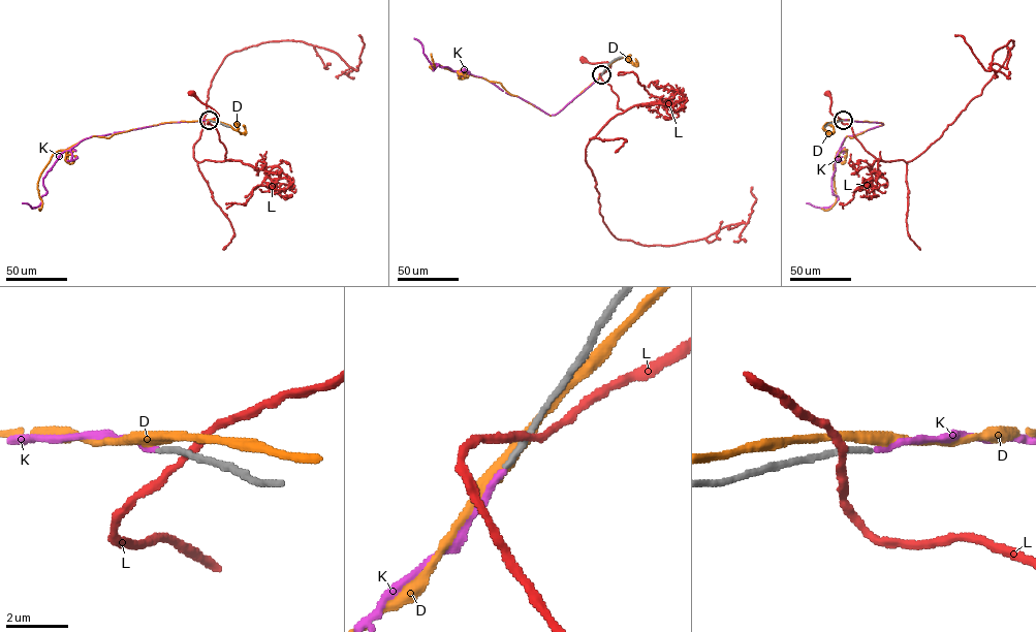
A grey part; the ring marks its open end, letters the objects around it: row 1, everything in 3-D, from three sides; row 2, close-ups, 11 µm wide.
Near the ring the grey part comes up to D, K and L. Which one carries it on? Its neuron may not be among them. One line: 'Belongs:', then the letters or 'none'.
Belongs: K

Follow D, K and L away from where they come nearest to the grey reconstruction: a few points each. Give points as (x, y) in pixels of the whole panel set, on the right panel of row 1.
D: (842, 120), (883, 124), (845, 137), (833, 165), (837, 199), (829, 209), (821, 209)
K: (843, 120), (883, 124), (845, 137), (832, 178), (833, 192), (838, 196), (835, 202), (822, 208), (806, 202)
L: (842, 120), (830, 112), (830, 97), (827, 93)

